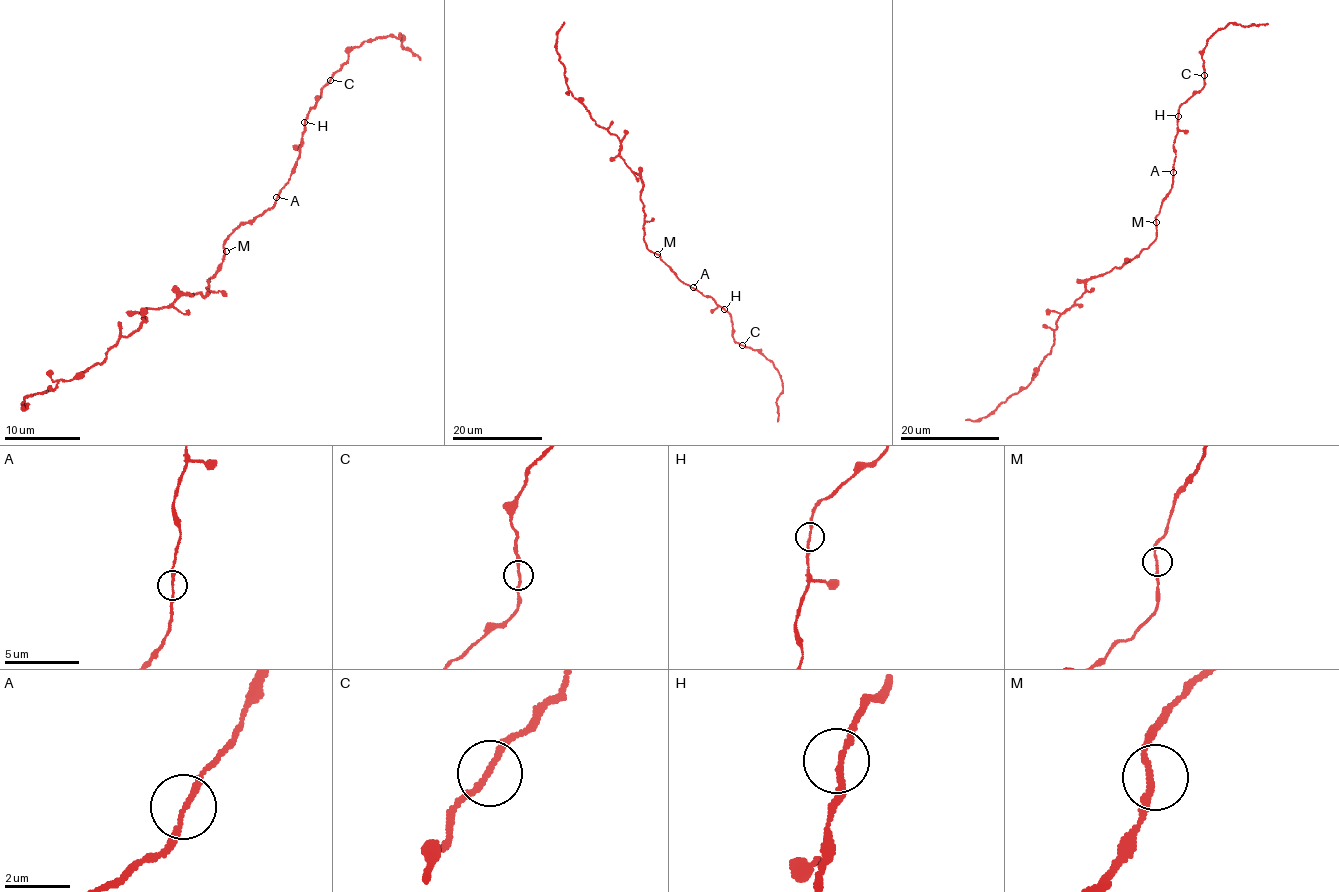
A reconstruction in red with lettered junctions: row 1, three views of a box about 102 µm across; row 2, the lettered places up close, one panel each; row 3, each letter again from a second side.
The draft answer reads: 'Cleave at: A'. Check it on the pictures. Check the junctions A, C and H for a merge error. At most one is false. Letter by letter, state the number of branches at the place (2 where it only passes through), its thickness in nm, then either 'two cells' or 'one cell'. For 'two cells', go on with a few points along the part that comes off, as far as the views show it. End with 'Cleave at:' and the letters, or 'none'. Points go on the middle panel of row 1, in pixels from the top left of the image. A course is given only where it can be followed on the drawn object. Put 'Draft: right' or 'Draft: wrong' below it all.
A: 2 branches meet; 150 nm thick; one cell
C: 2 branches meet; 170 nm thick; one cell
H: 2 branches meet; 150 nm thick; one cell
Cleave at: none
Draft: wrong

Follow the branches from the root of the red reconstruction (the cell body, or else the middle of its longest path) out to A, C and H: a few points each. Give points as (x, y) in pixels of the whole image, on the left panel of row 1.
A: (216, 274), (227, 236), (234, 229), (266, 210), (277, 197)
C: (216, 274), (227, 236), (275, 203), (289, 181), (300, 153), (306, 113), (330, 80)
H: (216, 274), (227, 236), (275, 203), (279, 190), (289, 181), (300, 153), (304, 122)

